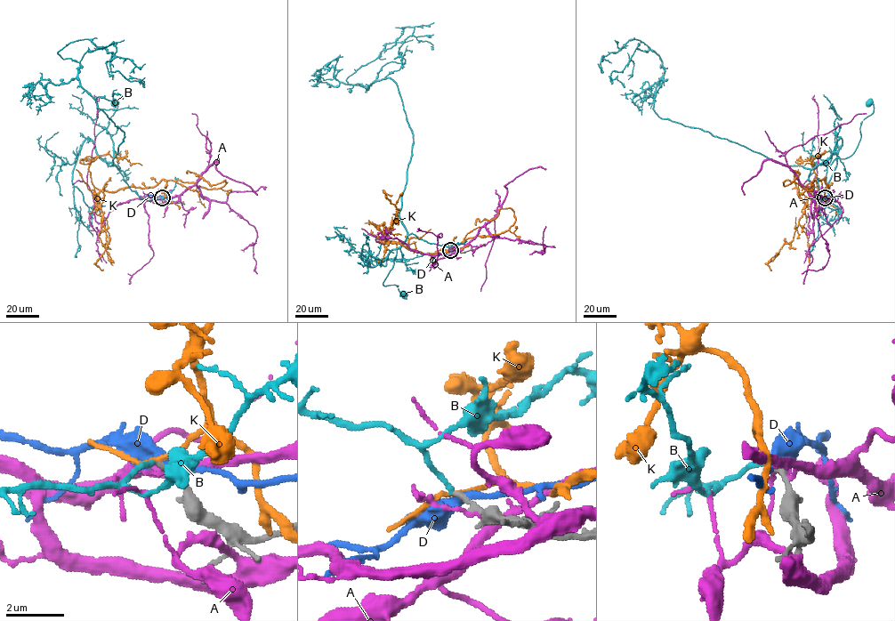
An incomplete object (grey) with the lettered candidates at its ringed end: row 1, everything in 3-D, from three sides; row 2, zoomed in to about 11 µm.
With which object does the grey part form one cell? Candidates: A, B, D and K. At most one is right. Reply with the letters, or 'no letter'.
B

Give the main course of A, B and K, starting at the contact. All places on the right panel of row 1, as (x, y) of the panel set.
A: (826, 197), (819, 196), (820, 201), (830, 203), (829, 197), (821, 203), (813, 223), (818, 144), (814, 95)
B: (826, 197), (819, 200), (808, 175), (853, 153), (861, 122), (874, 110), (869, 102)
K: (826, 197), (822, 180), (828, 188), (818, 190), (808, 200), (794, 238), (786, 243), (767, 264), (770, 269)

